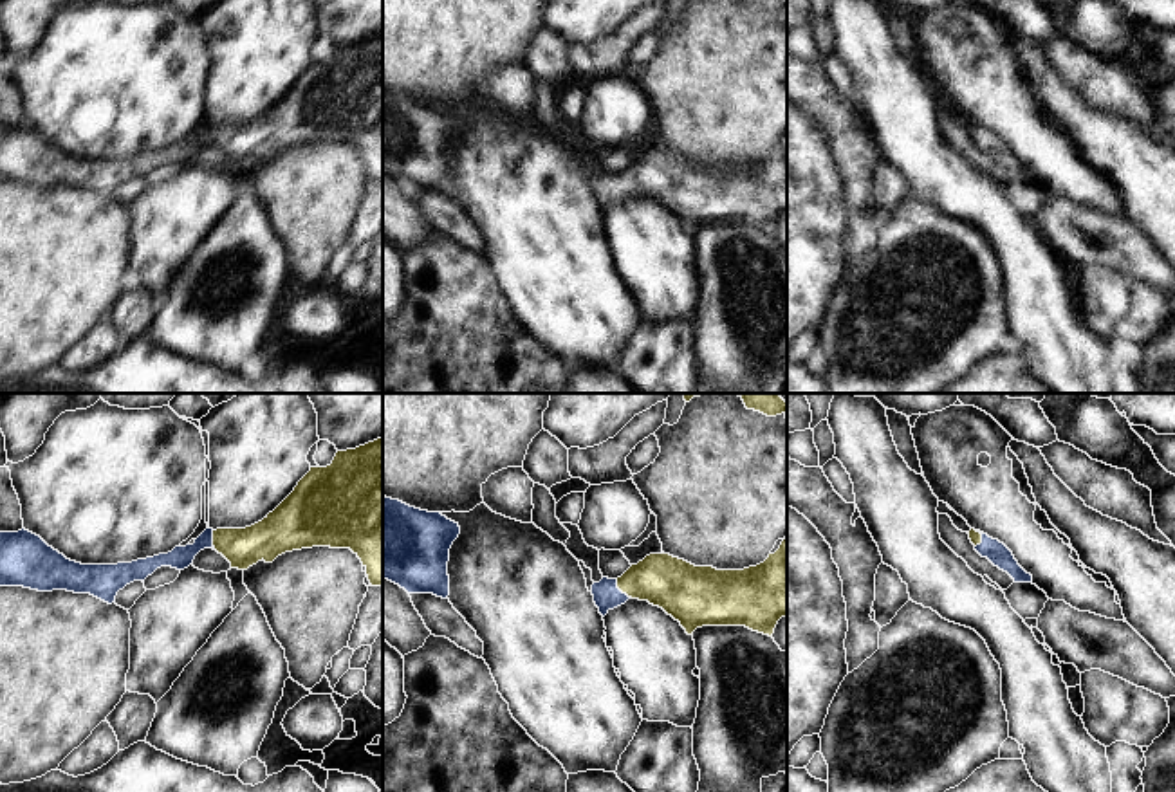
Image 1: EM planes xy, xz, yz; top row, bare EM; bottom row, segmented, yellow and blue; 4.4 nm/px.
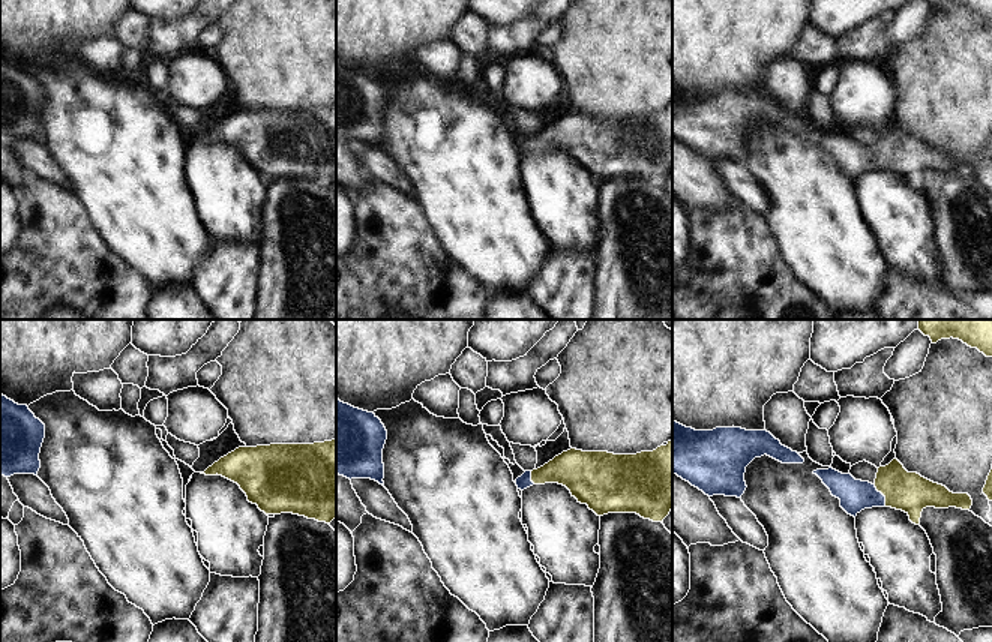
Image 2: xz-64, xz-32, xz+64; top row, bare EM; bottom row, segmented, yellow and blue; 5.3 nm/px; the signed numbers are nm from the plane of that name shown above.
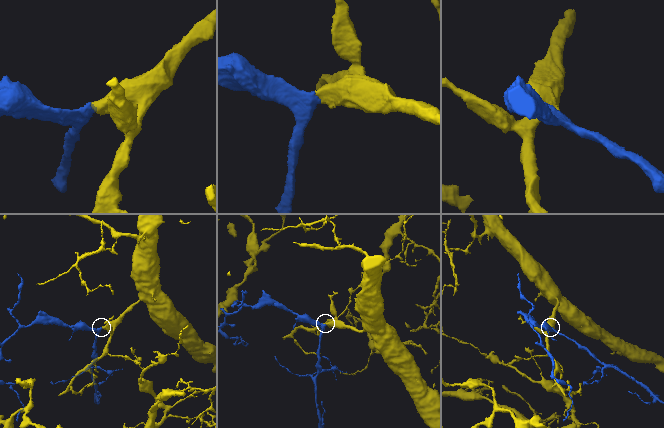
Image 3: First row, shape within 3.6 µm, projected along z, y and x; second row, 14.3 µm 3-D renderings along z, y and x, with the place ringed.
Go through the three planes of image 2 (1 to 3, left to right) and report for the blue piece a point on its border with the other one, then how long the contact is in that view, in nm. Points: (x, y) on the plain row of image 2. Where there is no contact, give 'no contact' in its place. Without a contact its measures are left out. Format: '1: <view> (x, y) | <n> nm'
1: no contact
2: xz-32 (532, 141) | 80 nm
3: xz+64 (883, 158) | 140 nm

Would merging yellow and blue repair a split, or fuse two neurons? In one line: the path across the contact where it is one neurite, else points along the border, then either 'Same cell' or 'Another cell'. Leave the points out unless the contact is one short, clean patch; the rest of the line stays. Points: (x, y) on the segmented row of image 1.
Path across: xz (670, 583), (630, 583), (619, 589), (607, 596). Same cell

